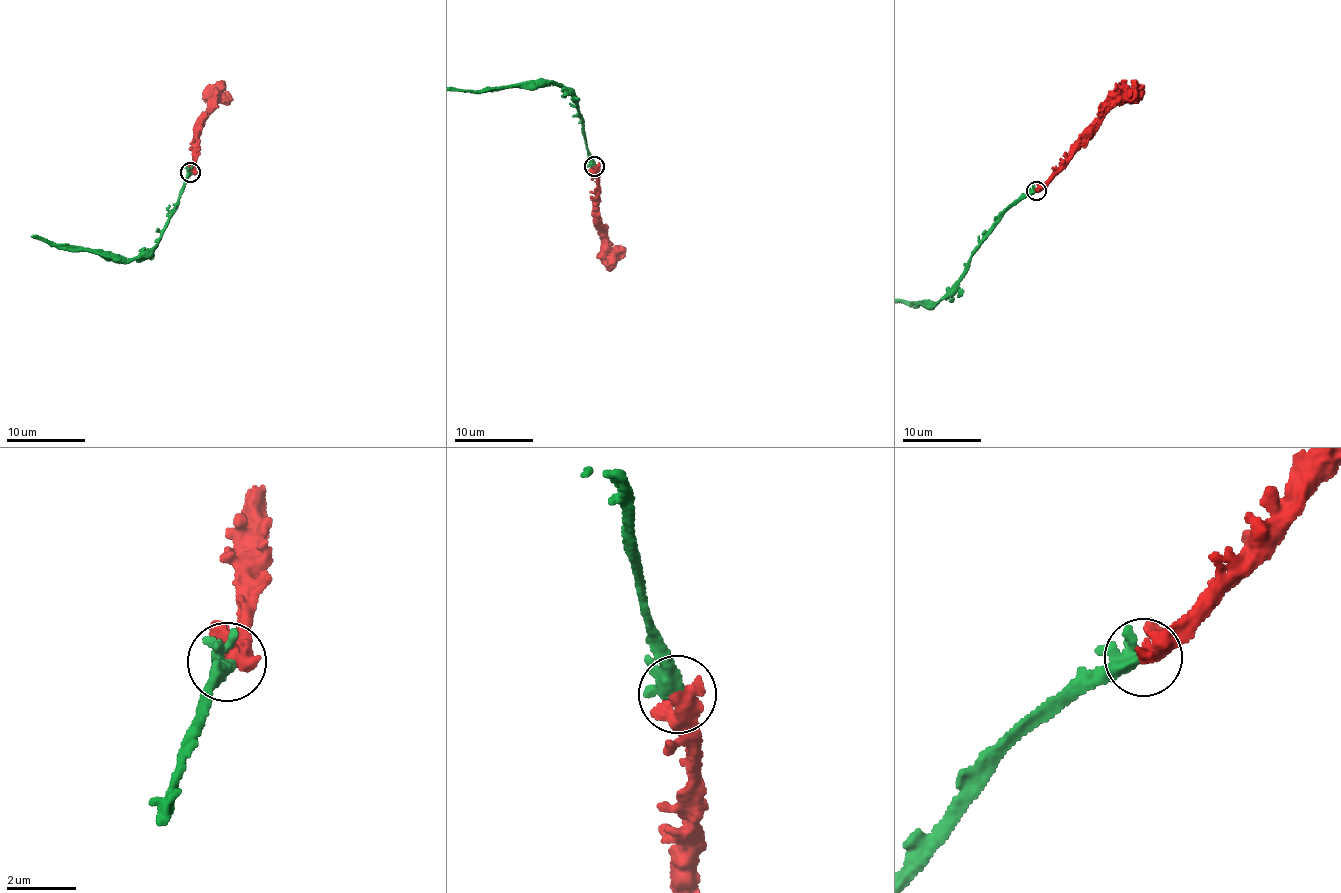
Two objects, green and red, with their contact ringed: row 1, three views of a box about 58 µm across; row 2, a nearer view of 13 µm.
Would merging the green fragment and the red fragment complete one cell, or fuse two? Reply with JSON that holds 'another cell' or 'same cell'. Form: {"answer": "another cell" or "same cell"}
{"answer": "same cell"}

